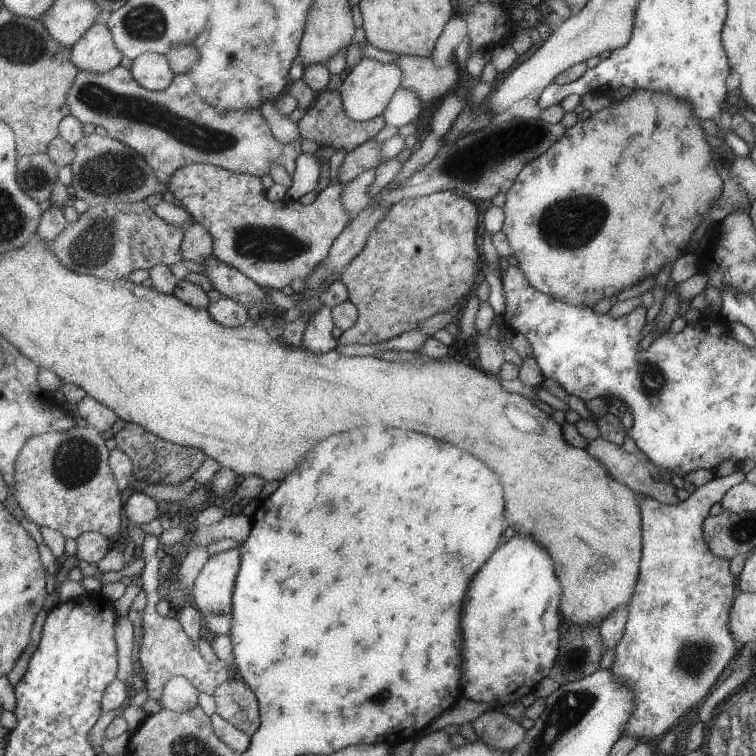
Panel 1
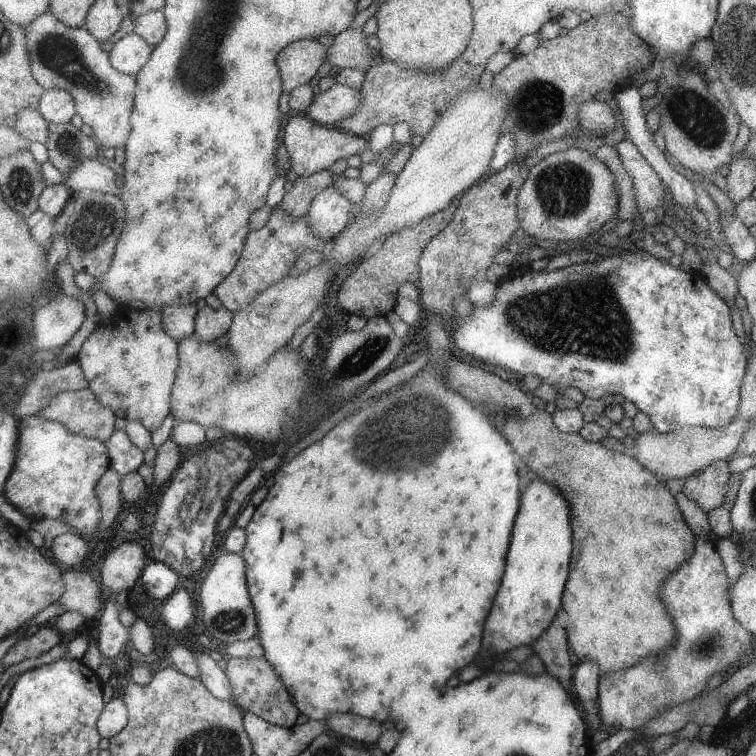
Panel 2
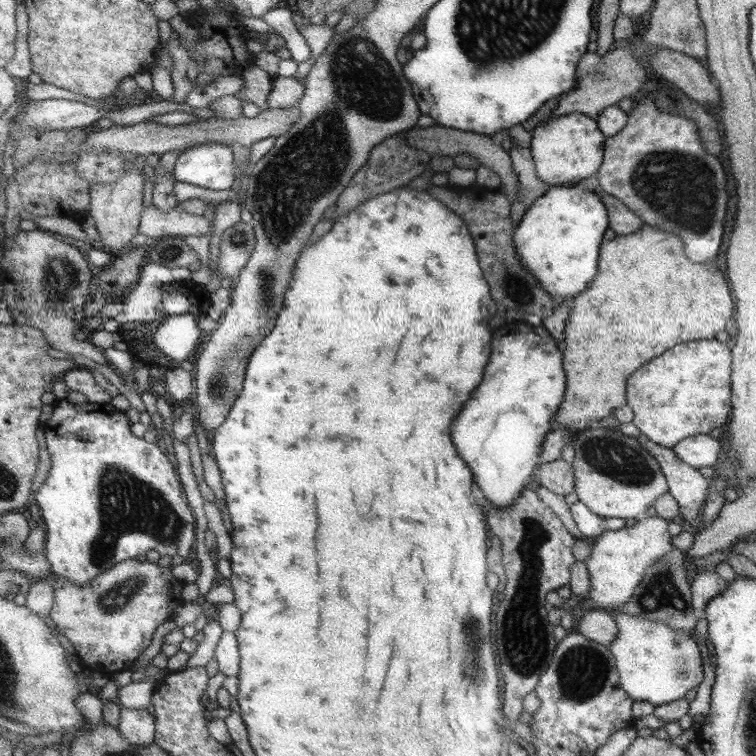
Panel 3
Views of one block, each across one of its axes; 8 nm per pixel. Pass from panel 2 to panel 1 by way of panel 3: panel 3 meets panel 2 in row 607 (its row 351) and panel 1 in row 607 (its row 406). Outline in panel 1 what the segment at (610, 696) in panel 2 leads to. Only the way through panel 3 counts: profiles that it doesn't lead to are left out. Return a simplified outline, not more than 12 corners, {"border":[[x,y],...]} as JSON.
{"border":[[744,480],[638,496],[643,556],[610,672],[625,735],[664,734],[737,654],[703,534]]}

